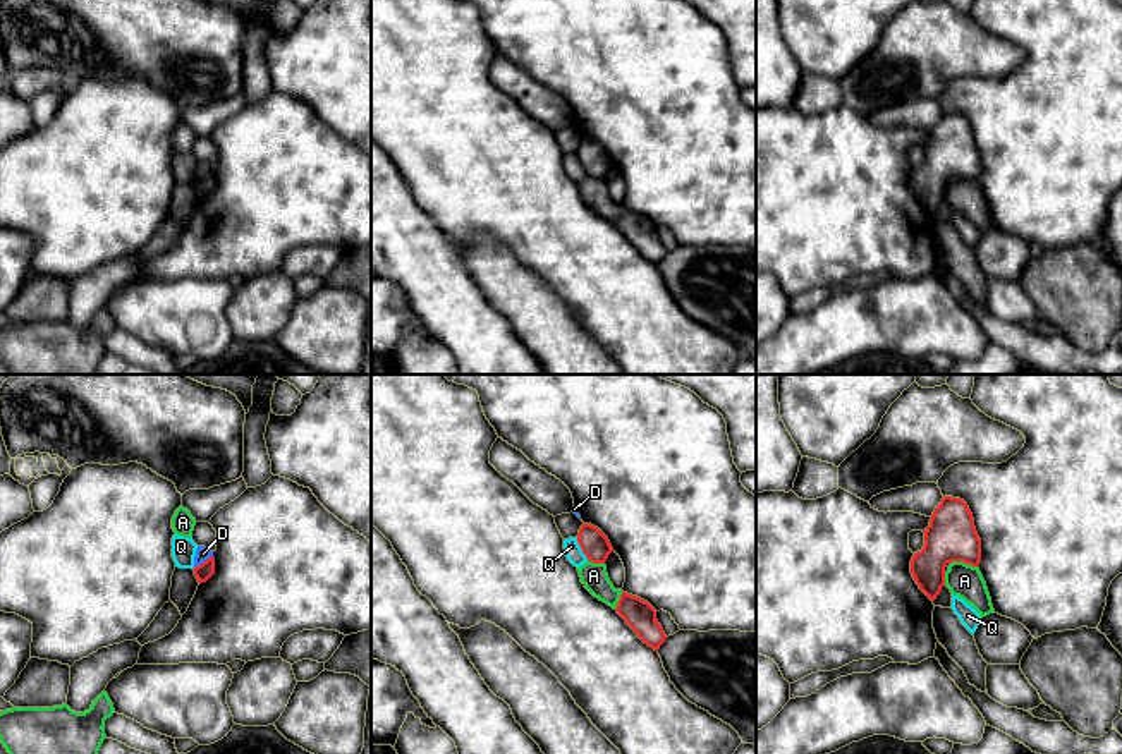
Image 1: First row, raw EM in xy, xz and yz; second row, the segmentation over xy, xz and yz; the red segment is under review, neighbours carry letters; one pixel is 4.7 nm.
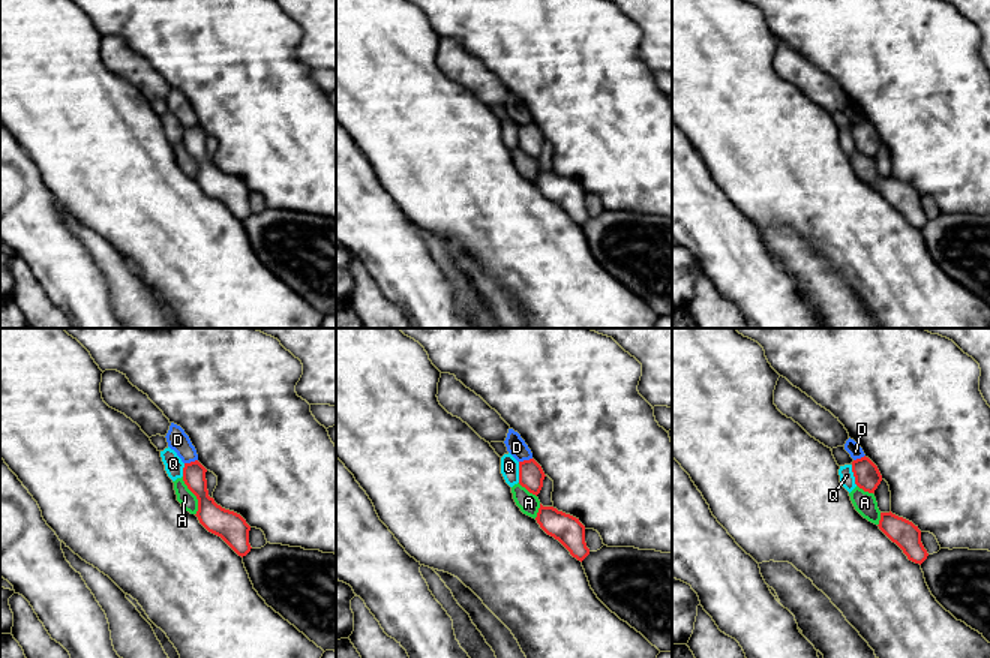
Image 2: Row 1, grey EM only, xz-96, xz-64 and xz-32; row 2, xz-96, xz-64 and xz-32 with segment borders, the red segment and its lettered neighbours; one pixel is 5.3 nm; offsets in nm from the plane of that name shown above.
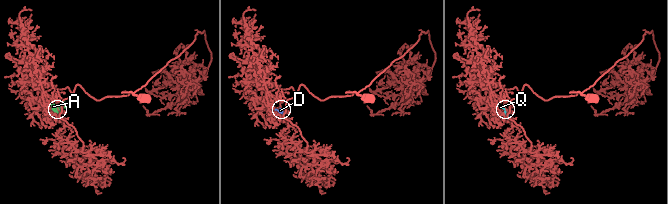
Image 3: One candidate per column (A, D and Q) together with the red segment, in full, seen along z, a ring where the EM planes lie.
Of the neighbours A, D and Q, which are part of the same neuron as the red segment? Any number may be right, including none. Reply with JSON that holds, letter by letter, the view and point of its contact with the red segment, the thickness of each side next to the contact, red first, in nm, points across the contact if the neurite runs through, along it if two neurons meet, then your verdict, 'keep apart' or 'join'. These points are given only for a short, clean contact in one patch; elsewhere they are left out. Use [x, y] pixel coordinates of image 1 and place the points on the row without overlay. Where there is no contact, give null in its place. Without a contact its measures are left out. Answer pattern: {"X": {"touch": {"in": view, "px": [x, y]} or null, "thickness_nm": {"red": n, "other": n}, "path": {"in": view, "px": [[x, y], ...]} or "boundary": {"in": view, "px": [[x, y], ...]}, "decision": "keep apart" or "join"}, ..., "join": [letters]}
{"A": {"touch": {"in": "yz", "px": [964, 177]}, "thickness_nm": {"red": 240, "other": 160}, "decision": "keep apart"}, "D": {"touch": {"in": "xy", "px": [203, 177]}, "thickness_nm": {"red": 80, "other": 70}, "boundary": {"in": "xy", "px": [[212, 170], [195, 182]]}, "decision": "keep apart"}, "Q": {"touch": {"in": "xz", "px": [581, 164]}, "thickness_nm": {"red": 140, "other": 80}, "decision": "keep apart"}, "join": []}

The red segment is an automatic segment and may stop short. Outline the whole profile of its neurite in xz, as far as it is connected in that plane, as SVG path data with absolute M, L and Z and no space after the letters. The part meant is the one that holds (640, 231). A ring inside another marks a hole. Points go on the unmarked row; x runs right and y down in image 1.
M622 206L615 225L644 259L660 265L667 251L656 235L656 225L648 216Z

